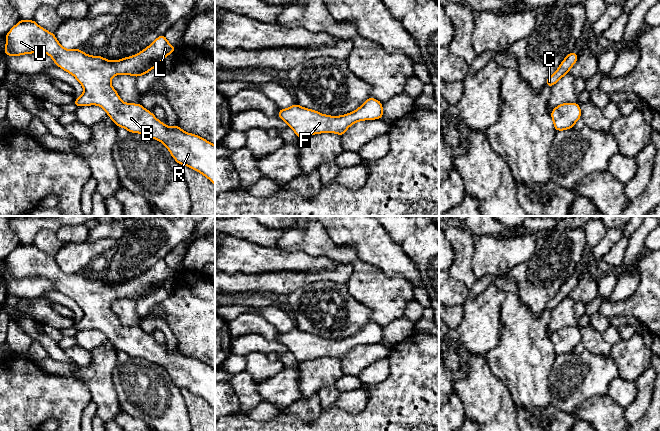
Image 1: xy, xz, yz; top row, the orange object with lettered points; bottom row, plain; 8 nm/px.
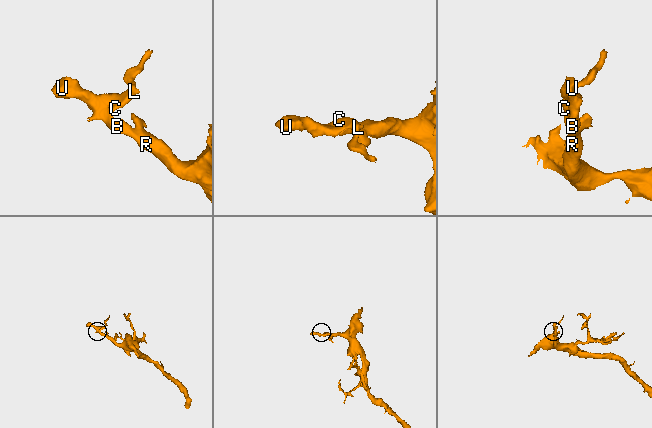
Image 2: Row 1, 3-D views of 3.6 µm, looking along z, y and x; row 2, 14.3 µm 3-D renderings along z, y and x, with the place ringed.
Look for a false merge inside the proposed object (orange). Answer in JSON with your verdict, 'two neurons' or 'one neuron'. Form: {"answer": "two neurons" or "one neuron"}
{"answer": "one neuron"}

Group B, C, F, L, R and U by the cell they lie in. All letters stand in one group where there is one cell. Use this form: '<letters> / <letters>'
B C F L R U

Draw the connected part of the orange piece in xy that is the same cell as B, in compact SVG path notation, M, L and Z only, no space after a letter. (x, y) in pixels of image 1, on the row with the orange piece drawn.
M21 19L5 35L5 39L6 47L4 52L8 57L43 52L53 59L56 66L72 74L84 88L83 94L73 101L77 107L100 106L106 111L108 117L114 121L117 127L122 127L129 132L140 133L158 140L167 147L171 156L178 164L186 165L196 172L200 172L215 185L215 145L198 135L183 131L178 125L168 127L140 103L123 102L117 91L111 86L111 79L114 76L122 74L132 75L137 78L154 69L165 57L174 53L175 47L167 41L165 34L156 38L151 45L141 50L137 55L116 61L107 60L99 55L90 56L81 49L67 50L58 42L55 34L40 27L34 20Z

